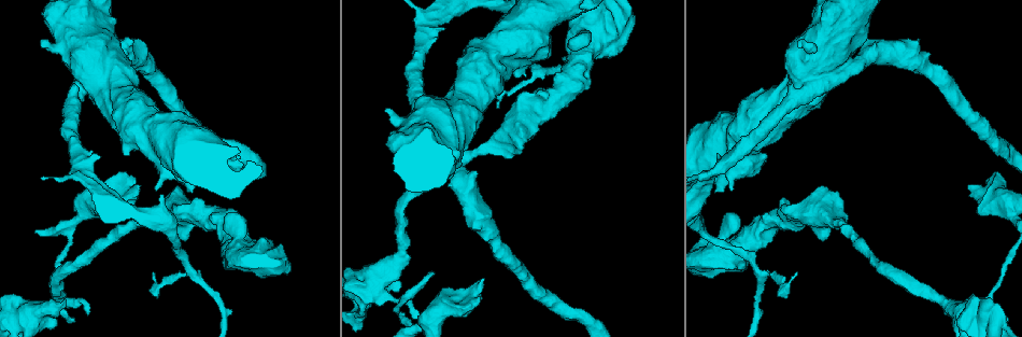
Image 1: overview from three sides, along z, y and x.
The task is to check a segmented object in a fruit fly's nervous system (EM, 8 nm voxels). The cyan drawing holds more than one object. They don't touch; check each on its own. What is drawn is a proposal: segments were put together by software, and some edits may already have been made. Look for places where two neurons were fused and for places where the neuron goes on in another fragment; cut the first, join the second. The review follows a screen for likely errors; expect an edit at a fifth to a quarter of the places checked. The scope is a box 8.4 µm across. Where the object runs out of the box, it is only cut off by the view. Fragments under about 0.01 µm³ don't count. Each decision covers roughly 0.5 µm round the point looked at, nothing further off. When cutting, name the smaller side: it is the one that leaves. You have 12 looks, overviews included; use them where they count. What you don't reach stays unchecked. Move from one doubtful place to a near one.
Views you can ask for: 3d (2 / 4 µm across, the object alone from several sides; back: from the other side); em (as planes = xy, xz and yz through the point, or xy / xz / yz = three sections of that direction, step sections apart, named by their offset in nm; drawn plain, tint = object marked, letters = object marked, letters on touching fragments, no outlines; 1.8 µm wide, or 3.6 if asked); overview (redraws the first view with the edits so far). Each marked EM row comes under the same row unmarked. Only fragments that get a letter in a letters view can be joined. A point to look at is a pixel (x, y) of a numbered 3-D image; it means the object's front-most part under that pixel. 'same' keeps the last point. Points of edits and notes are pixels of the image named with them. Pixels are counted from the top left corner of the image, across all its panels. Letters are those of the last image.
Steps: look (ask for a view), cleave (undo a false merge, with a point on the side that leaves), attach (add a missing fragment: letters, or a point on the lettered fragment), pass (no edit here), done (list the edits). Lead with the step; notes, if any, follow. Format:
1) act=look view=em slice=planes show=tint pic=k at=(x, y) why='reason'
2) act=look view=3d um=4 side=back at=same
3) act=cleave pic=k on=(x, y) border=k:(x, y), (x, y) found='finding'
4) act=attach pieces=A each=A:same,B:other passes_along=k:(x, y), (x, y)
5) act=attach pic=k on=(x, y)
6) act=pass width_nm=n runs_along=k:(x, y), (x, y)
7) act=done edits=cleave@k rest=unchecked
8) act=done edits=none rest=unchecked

act=look view=em slice=planes show=letters pic=1 at=(969, 185) why='thick end'

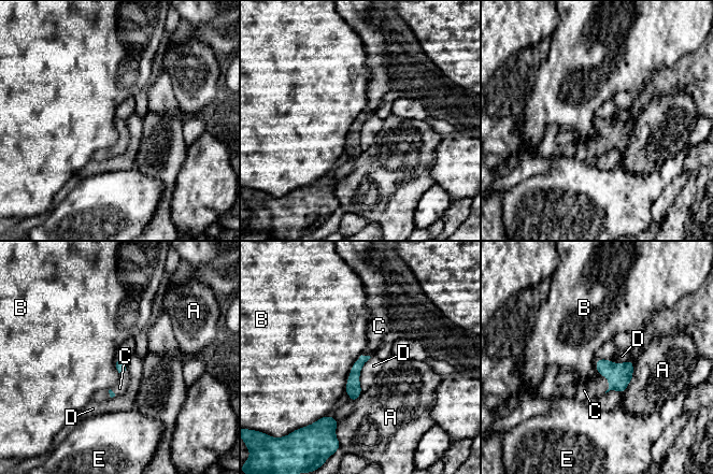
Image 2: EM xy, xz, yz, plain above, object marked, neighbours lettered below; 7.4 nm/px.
act=attach pieces=C each=A:other,B:other,C:same,D:other,E:other passes_along=2:(619, 375), (609, 384), (584, 390) found='it goes on there'

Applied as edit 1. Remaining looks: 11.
act=look view=em slice=planes show=letters pic=1 at=(156, 189) why='an open end'

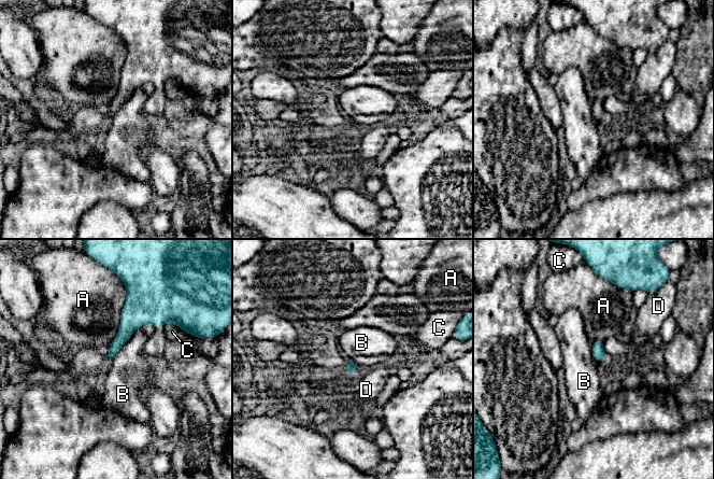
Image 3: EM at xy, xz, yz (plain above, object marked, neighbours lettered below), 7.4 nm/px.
act=pass each=A:other,B:other,C:other,D:other border=3:(155, 326), (140, 326), (114, 355) found='none of them fits'

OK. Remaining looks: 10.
act=look view=3d um=4 side=back pic=1 at=(809, 92) why='sudden change in width'

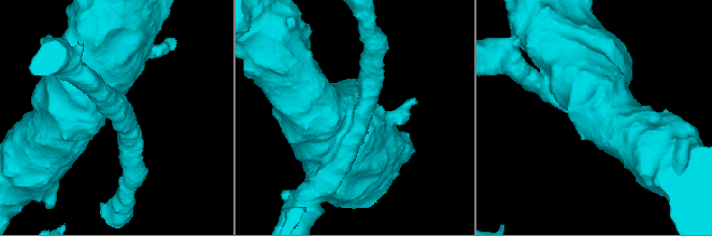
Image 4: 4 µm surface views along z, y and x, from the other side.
act=look view=em um=3.6 slice=planes show=letters pic=4 at=(363, 113) why='now the EM'

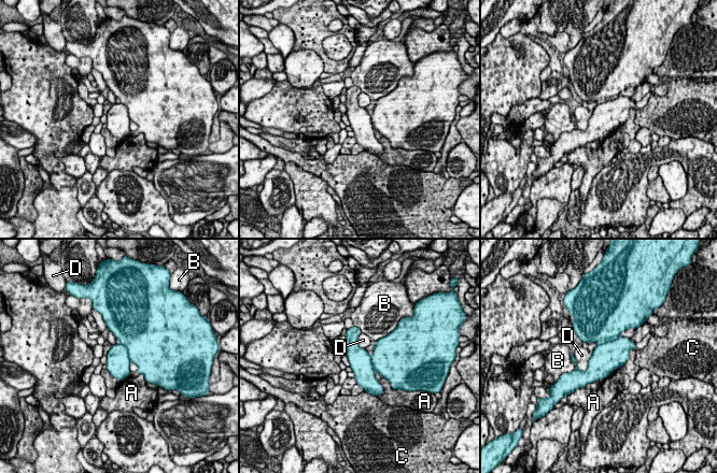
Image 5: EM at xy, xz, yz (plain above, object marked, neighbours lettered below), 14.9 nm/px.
act=cleave pic=5 on=(117, 363) each=A:other,B:other,C:other,D:other border=5:(121, 343), (131, 361) found='a second neuron is stuck on'

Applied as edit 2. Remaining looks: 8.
act=look view=em slice=yz step=8 show=letters pic=1 at=(431, 275)

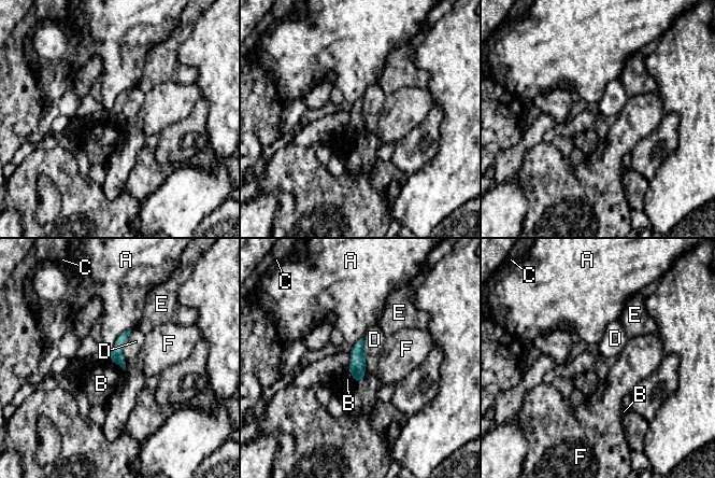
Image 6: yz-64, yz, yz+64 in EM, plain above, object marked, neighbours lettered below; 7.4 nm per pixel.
act=look view=em slice=planes show=letters at=same why='cut it another way'

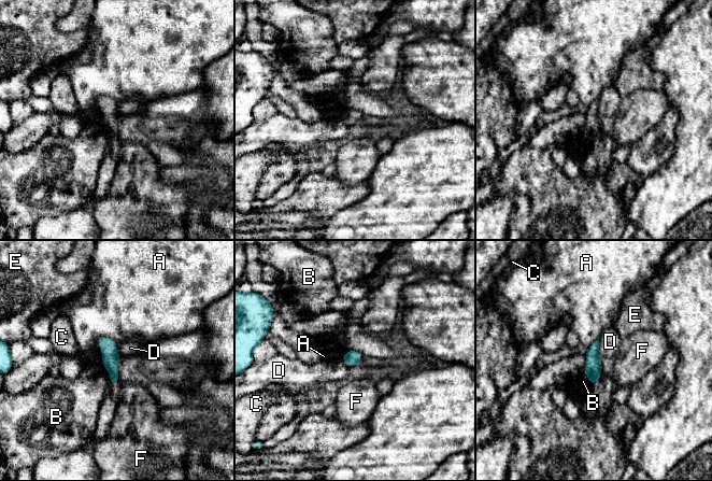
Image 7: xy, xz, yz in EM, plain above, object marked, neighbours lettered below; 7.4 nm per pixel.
act=pass each=A:other,B:other,C:other,D:other,E:other,F:other border=7:(598, 340), (598, 354), (601, 358) found='none of them fits'

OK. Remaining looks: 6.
act=look view=em slice=planes show=letters pic=1 at=(1001, 310) why='an open end'

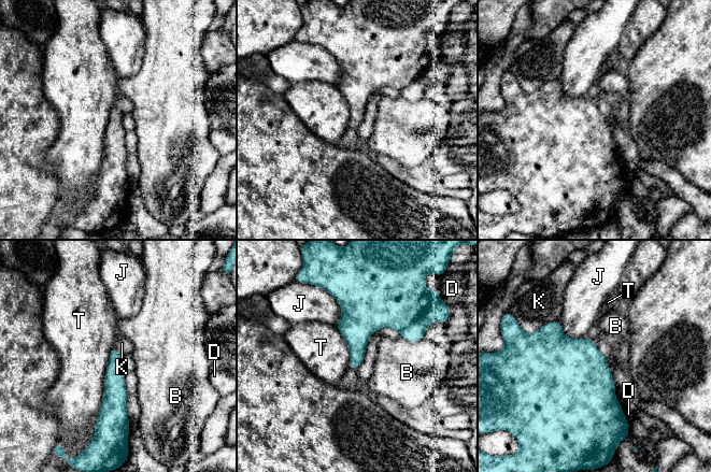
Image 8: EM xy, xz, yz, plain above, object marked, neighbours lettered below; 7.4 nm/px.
act=cleave pic=8 on=(439, 311) longest_contact=T:650nm each=B:other,D:other,J:other,K:other,T:other found='a second neuron is stuck on'

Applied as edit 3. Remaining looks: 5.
act=done edits=attach@2,cleave@5,cleave@8 rest=unchecked

